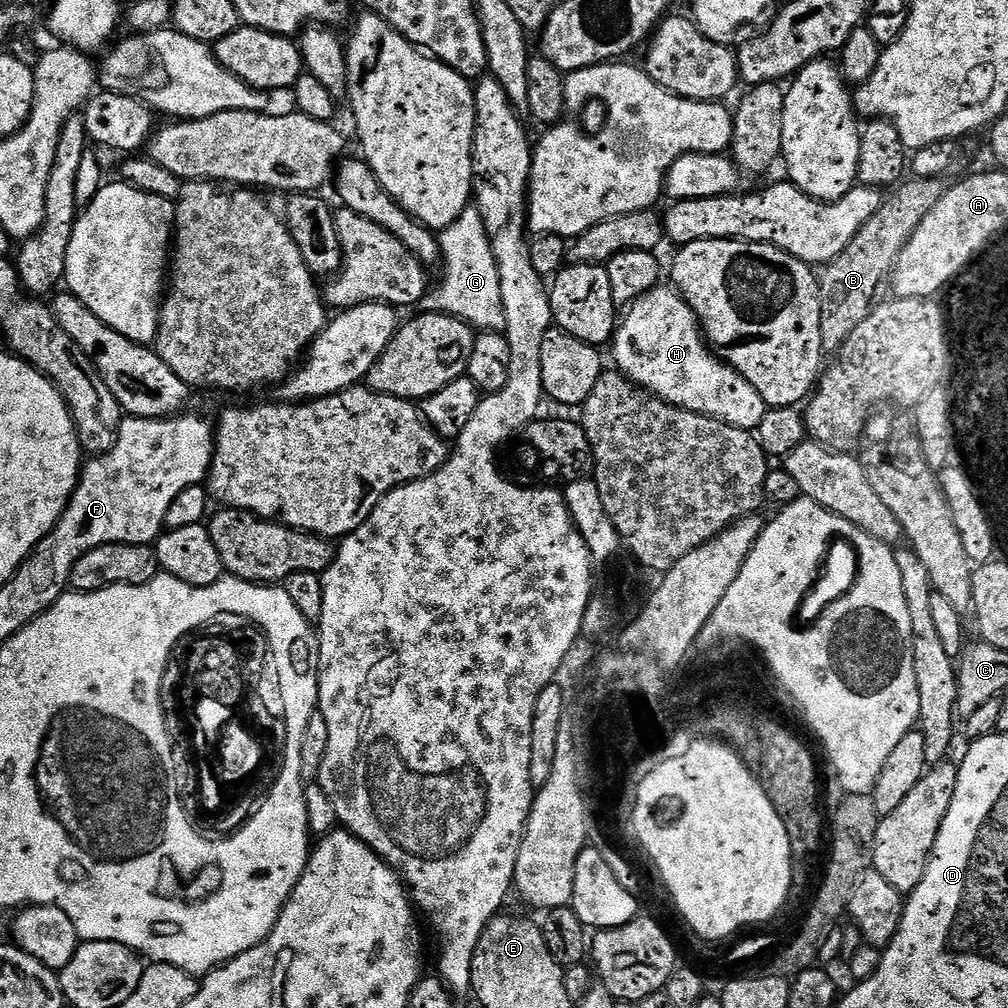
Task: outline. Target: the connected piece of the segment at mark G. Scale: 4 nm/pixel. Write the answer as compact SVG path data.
M470 204L450 226L439 231L438 239L441 259L446 266L444 280L439 288L433 287L424 293L412 306L413 313L442 313L456 316L481 331L503 332L506 316L502 306L501 279L480 209Z

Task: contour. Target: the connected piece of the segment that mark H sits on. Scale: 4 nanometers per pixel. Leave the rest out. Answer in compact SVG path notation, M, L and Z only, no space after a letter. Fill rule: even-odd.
M664 287L652 288L623 313L610 341L612 360L616 363L613 364L615 371L620 372L627 380L632 380L640 388L654 393L668 404L721 420L723 424L729 424L735 428L755 430L762 422L764 415L768 413L768 405L760 397L758 390L754 390L754 386L750 386L750 382L742 378L740 372L724 363L719 355L714 354L713 349L706 343L700 321L696 319L692 308L685 302L683 296L676 291L675 287Z

